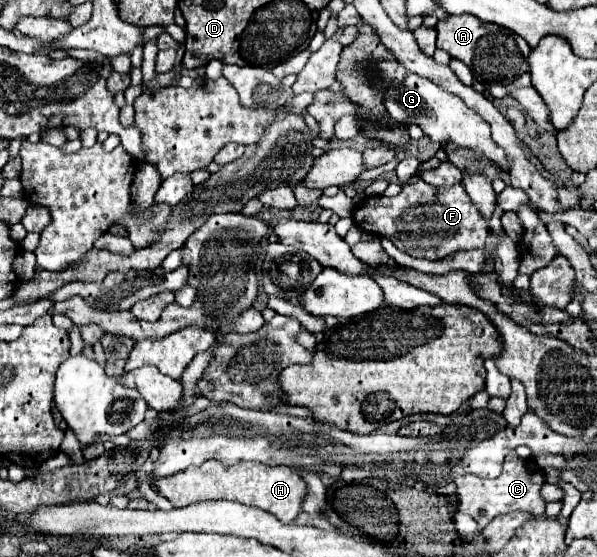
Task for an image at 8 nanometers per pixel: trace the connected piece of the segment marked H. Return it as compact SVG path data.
M207 460L201 466L191 466L179 474L157 478L151 488L165 496L173 506L189 506L201 500L233 500L239 504L249 504L255 508L261 508L273 516L277 516L281 522L289 524L301 514L301 504L307 496L307 484L289 466L267 466L261 462L239 462L233 466L225 466L215 460Z

